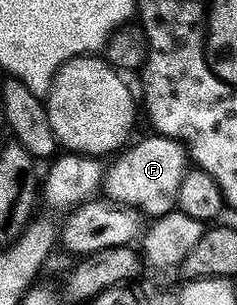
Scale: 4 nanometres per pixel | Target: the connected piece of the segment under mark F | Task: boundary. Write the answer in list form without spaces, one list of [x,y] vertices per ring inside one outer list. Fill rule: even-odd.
[[[157,134],[149,135],[143,140],[135,139],[117,157],[119,160],[111,168],[109,166],[105,169],[101,191],[107,192],[111,196],[107,197],[119,205],[129,206],[142,214],[147,212],[147,217],[157,218],[166,212],[175,211],[180,182],[188,171],[188,153],[177,140],[169,140],[167,136]]]

